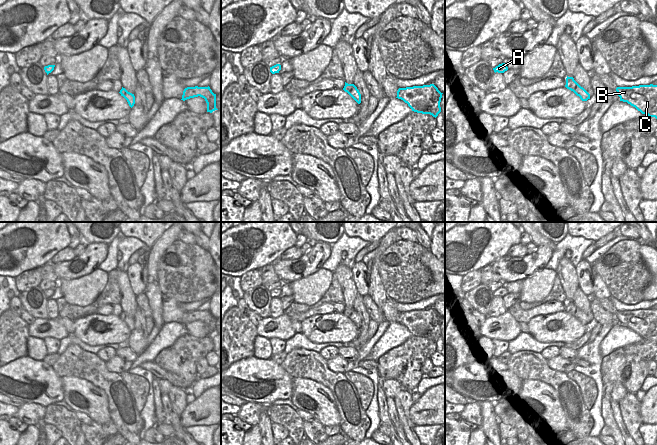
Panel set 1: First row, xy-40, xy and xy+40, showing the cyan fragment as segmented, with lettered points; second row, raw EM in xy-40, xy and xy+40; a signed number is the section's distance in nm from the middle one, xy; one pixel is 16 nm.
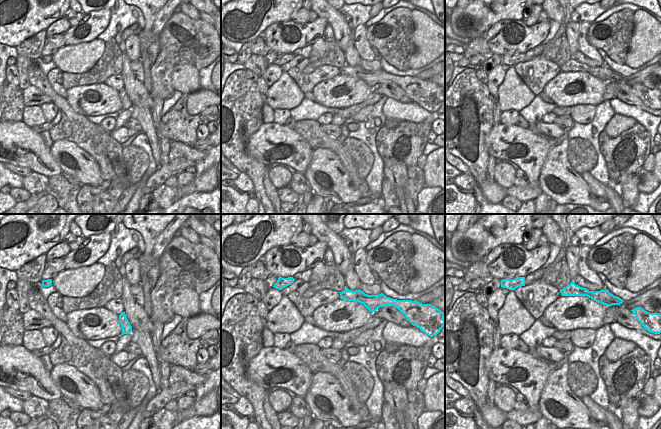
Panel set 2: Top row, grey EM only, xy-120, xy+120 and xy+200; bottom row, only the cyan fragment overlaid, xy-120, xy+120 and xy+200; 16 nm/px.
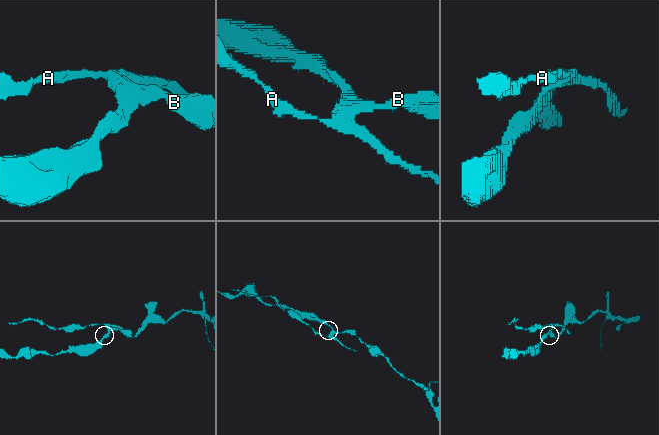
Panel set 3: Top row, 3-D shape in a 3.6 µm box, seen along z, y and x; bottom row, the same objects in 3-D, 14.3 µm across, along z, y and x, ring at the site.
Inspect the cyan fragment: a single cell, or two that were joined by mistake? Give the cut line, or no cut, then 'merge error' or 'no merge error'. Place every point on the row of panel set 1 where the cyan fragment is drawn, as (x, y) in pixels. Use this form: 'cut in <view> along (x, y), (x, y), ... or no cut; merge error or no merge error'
cut in xy+40 along (577, 83), (568, 88); merge error

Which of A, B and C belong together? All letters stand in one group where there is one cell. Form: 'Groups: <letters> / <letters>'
Groups: A / B C.

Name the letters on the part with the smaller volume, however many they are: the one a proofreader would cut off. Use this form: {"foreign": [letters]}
{"foreign": ["A"]}

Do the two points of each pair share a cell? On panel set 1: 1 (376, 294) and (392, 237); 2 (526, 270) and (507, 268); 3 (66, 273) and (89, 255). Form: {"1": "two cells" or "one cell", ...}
{"1": "one cell", "2": "one cell", "3": "one cell"}

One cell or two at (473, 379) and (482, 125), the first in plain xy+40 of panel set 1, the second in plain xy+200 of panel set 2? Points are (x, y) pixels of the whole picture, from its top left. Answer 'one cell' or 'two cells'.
two cells

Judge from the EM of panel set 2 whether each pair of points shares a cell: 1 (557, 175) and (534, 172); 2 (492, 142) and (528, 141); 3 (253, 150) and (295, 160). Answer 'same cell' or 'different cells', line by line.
1: different cells
2: same cell
3: same cell

